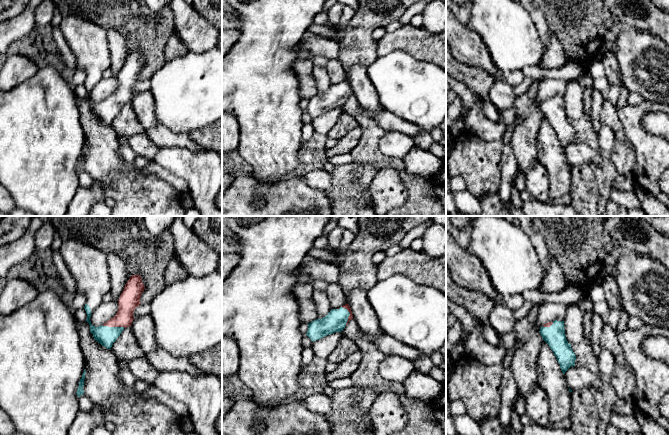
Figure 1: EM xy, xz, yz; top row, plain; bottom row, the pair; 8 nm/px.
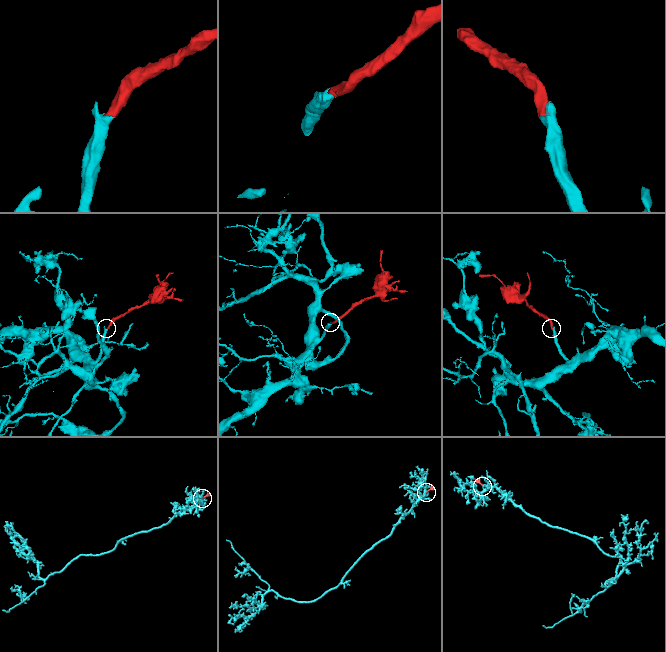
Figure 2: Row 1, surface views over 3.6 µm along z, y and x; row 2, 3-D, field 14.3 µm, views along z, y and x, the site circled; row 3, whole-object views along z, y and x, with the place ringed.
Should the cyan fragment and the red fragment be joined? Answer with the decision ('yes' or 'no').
yes

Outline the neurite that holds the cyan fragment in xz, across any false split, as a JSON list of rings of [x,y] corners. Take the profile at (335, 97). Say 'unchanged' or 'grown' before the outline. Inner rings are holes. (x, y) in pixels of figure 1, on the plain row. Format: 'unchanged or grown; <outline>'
grown; [[[345,80],[340,84],[332,85],[322,95],[316,95],[309,99],[306,111],[314,118],[327,111],[343,107],[352,95],[351,84],[348,80]]]

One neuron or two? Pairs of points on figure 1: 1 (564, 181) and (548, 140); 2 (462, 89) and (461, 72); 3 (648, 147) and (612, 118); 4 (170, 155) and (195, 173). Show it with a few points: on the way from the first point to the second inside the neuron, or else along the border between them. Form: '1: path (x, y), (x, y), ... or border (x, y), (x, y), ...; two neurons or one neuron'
1: path (559, 171), (549, 150); one neuron
2: border (456, 79), (461, 80), (474, 94); two neurons
3: border (616, 109), (625, 135), (633, 147); two neurons
4: path (176, 160), (189, 167); one neuron

